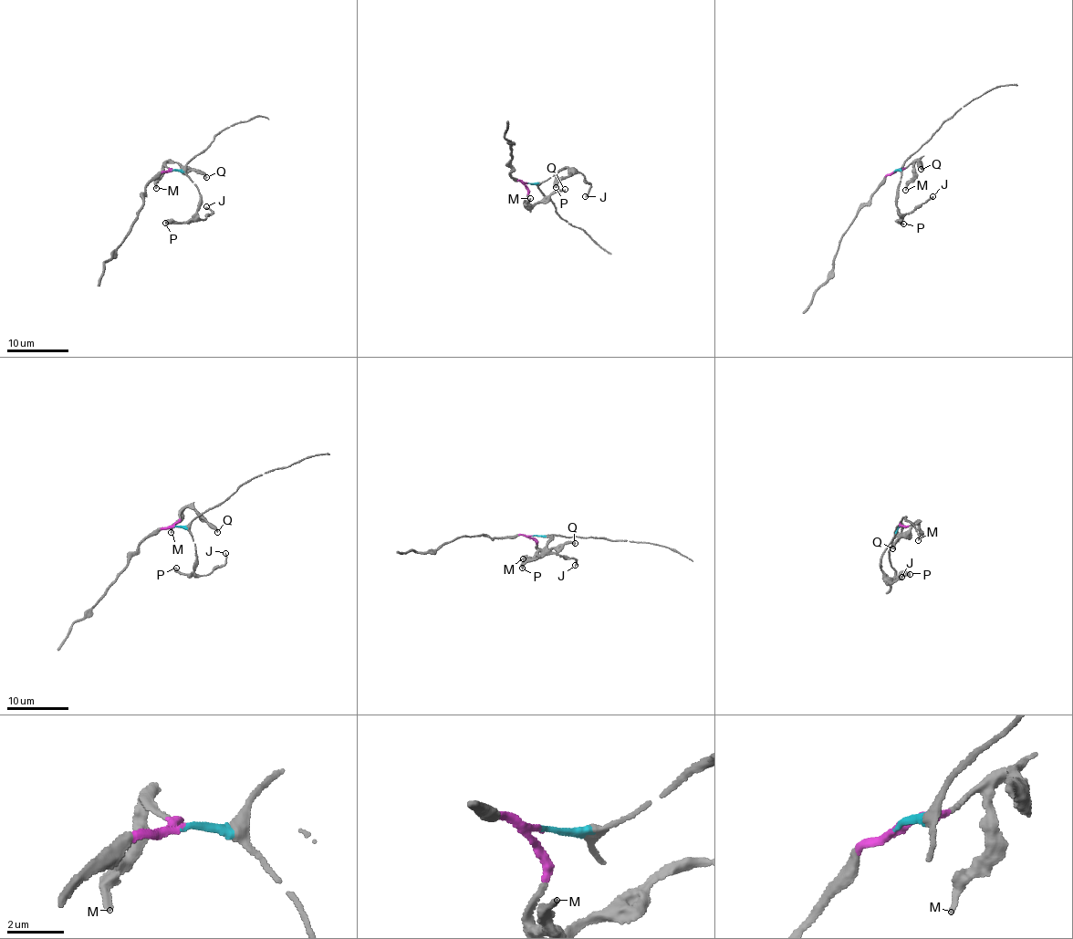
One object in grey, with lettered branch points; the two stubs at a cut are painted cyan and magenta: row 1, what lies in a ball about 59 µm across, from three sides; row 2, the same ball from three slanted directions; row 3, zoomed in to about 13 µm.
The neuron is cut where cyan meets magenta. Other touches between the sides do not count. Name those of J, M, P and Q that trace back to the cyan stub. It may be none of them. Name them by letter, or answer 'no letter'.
J, P

